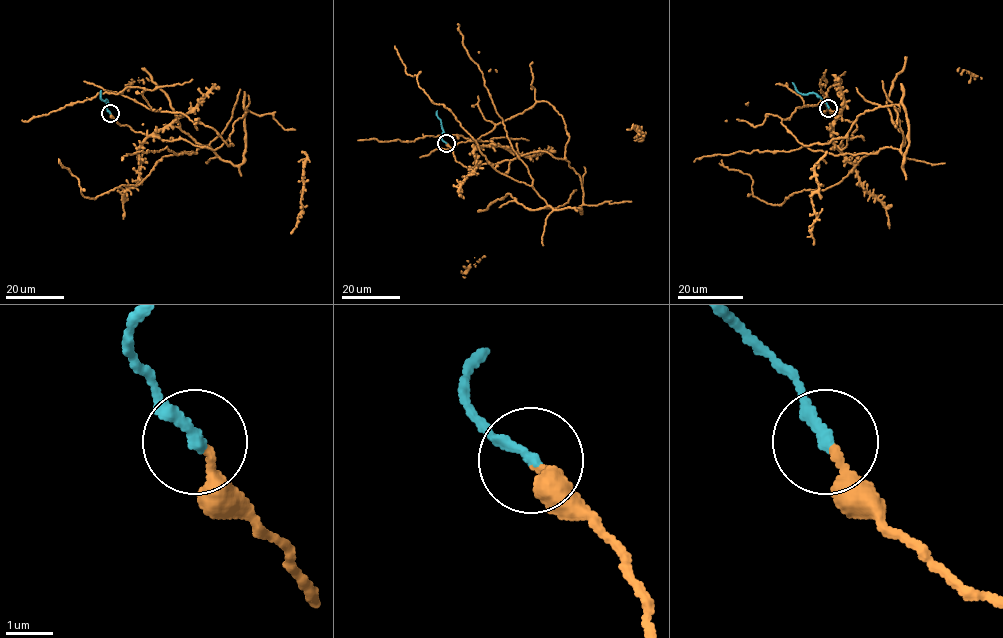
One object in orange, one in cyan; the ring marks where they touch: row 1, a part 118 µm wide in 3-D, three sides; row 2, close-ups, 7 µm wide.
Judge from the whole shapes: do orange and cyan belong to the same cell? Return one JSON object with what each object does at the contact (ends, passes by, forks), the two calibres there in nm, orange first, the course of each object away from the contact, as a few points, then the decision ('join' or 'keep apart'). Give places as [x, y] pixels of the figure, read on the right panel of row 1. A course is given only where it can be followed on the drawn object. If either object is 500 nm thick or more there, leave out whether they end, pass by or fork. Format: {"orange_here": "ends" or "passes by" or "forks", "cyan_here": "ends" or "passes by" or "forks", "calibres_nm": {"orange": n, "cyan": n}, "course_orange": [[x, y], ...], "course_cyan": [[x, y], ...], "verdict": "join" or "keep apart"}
{"orange_here": "ends", "cyan_here": "ends", "calibres_nm": {"orange": 170, "cyan": 280}, "course_orange": [[829, 107], [857, 129], [840, 149], [866, 111], [900, 103], [902, 167], [881, 148], [778, 205], [721, 159]], "course_cyan": [[829, 107], [815, 93], [800, 93], [792, 83]], "verdict": "join"}

